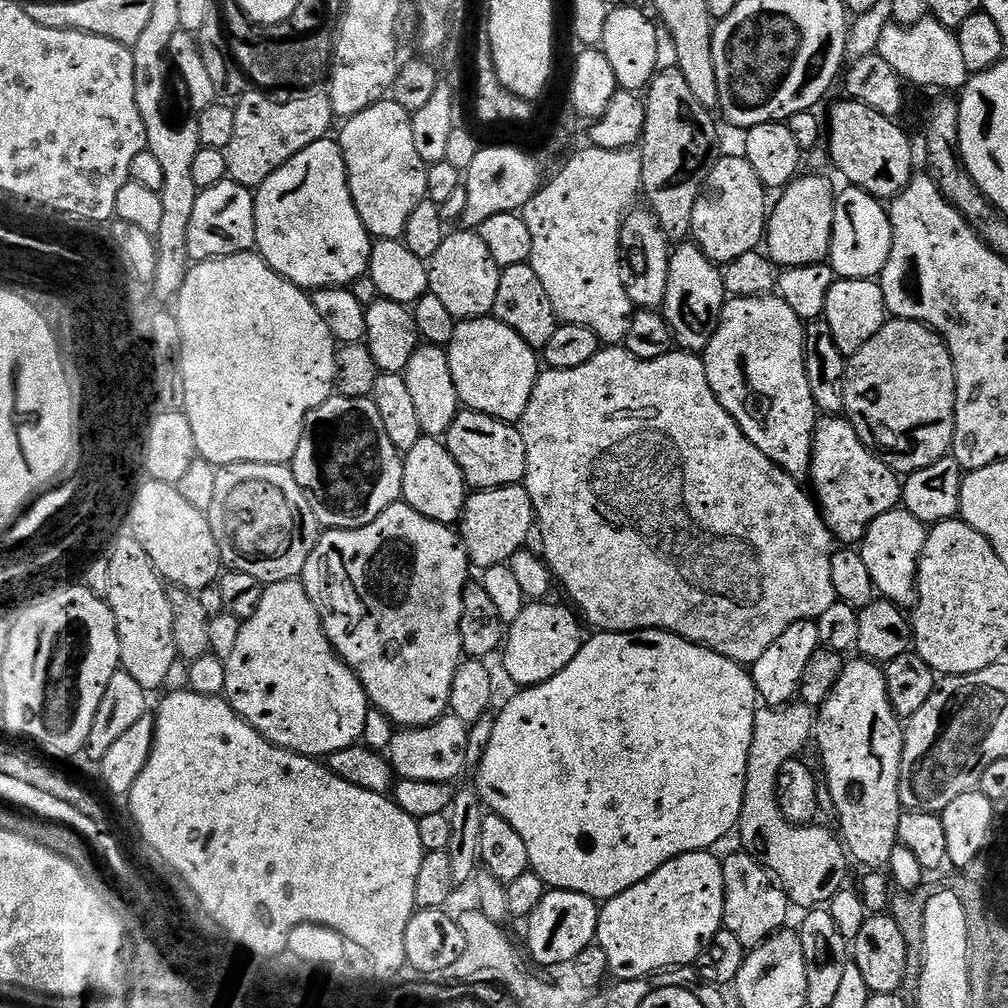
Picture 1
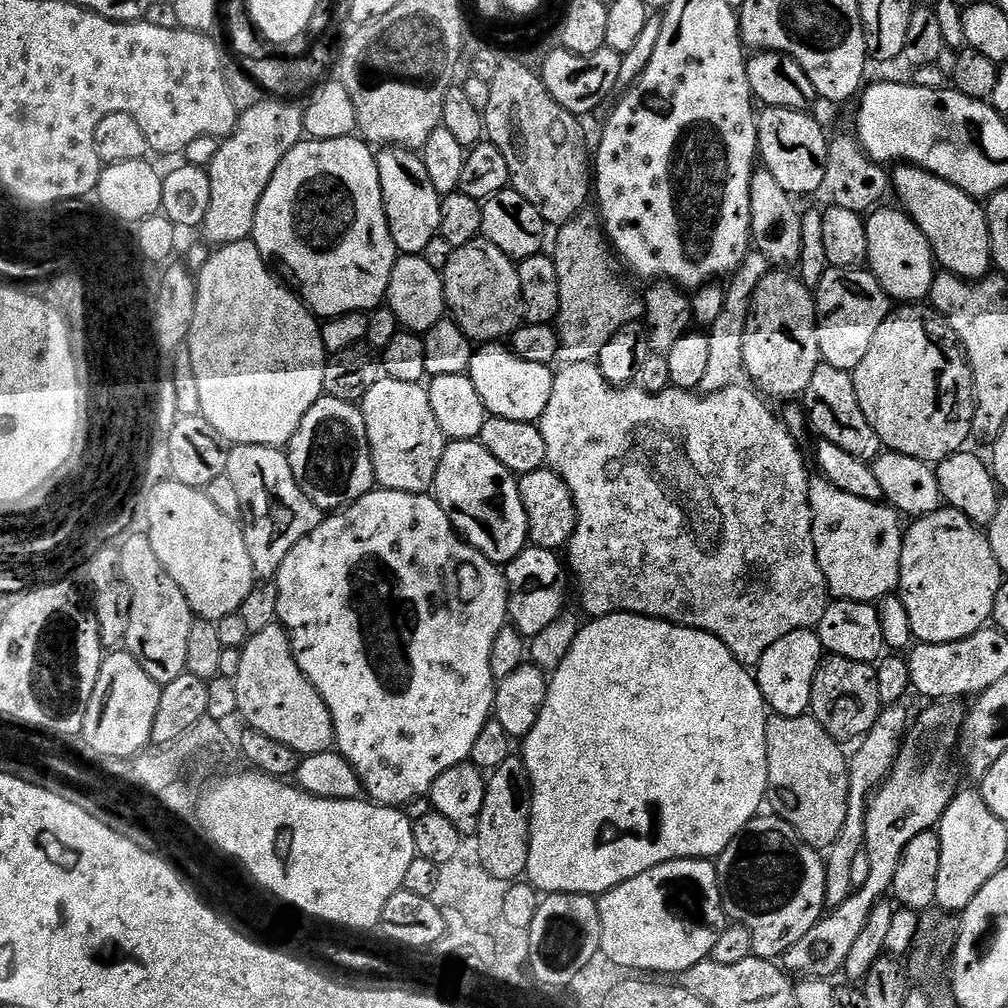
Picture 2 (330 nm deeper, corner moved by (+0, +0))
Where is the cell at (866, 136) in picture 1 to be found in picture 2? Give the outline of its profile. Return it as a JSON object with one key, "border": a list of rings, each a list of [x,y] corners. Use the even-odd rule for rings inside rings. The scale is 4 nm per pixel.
{"border":[[[901,163],[900,168],[890,176],[890,188],[900,201],[899,207],[908,213],[908,217],[917,224],[926,234],[926,238],[932,244],[932,255],[935,263],[943,271],[951,272],[953,276],[961,276],[964,280],[982,280],[993,271],[992,239],[990,238],[990,226],[984,213],[984,204],[970,194],[966,194],[958,186],[938,178],[925,168],[918,168],[915,164]]]}

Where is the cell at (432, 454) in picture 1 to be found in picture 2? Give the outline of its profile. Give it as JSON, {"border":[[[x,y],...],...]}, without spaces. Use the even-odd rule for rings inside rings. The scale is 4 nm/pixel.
{"border":[[[479,439],[445,443],[442,462],[438,462],[434,495],[442,510],[446,510],[457,532],[493,564],[507,566],[514,558],[518,558],[520,552],[529,547],[526,506],[522,506],[517,473],[506,470],[506,466],[502,466],[502,462],[498,462],[498,458],[494,458],[494,454],[490,454],[490,450],[486,450],[486,446],[482,446]]]}

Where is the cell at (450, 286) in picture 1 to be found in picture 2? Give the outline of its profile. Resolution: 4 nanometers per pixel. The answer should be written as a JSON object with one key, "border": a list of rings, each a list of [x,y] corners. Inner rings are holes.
{"border":[[[483,238],[462,245],[453,251],[442,275],[447,311],[466,338],[477,345],[491,344],[511,337],[521,327],[524,303],[518,282],[518,267],[509,256],[502,254],[502,250],[498,250],[498,246]]]}

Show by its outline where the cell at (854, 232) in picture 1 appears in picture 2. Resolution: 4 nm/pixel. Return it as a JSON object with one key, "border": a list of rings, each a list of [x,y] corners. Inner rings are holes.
{"border":[[[896,206],[884,207],[869,211],[866,216],[867,267],[893,301],[923,301],[931,293],[932,282],[938,275],[932,244],[926,234],[922,234],[920,227],[908,217],[907,212]]]}

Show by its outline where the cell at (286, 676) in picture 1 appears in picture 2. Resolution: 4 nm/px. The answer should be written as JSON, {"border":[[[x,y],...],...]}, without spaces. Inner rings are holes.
{"border":[[[279,623],[266,626],[266,630],[251,633],[244,647],[240,649],[242,666],[238,666],[235,678],[239,712],[245,716],[249,729],[260,731],[275,742],[284,743],[301,757],[327,752],[333,747],[336,731],[330,718],[330,710],[326,702],[318,694],[318,690],[308,681],[306,674],[298,666],[292,653],[292,643],[288,632]]]}

